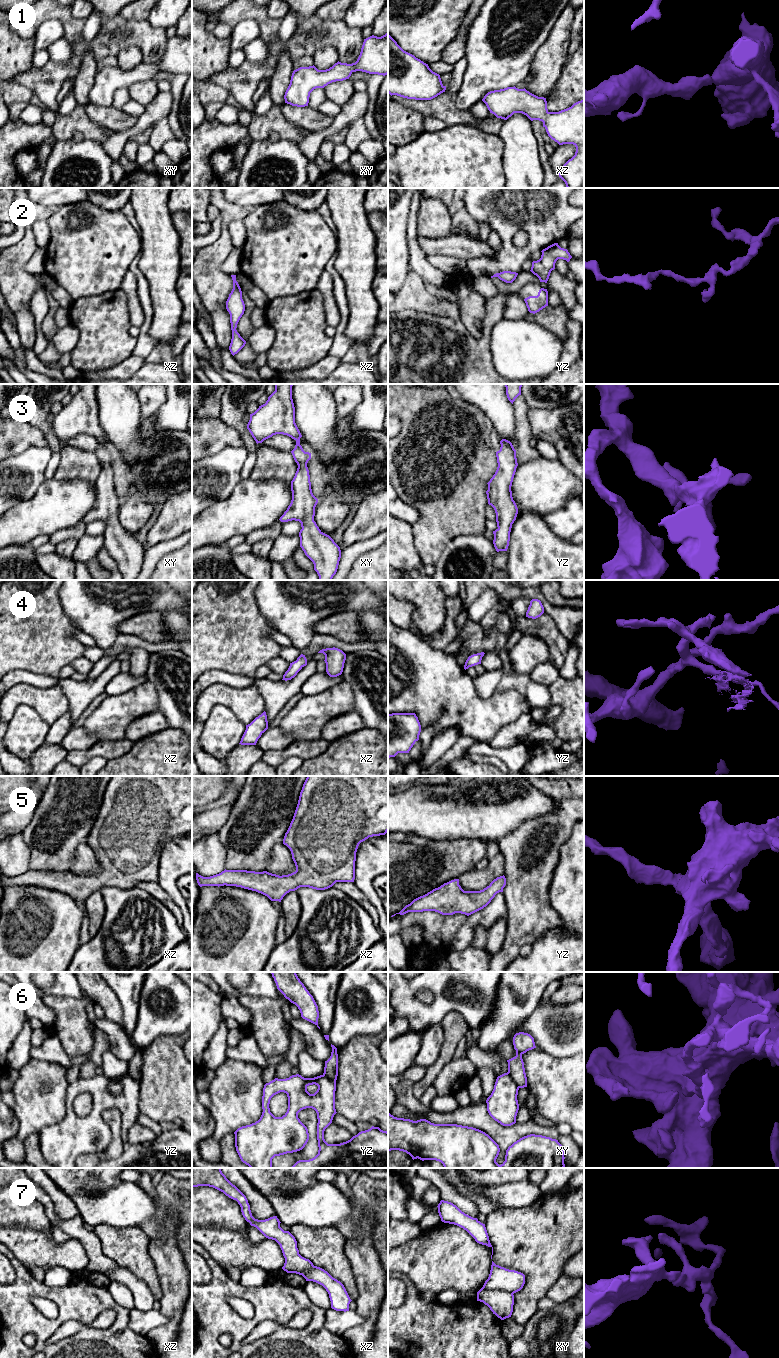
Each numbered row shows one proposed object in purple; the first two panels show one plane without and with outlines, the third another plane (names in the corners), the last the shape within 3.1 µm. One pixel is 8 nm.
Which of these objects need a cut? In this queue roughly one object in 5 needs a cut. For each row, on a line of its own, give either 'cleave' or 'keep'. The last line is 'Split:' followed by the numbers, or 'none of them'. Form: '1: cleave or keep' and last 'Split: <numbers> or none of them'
1: keep
2: keep
3: keep
4: keep
5: keep
6: cleave
7: cleave
Split: 6, 7

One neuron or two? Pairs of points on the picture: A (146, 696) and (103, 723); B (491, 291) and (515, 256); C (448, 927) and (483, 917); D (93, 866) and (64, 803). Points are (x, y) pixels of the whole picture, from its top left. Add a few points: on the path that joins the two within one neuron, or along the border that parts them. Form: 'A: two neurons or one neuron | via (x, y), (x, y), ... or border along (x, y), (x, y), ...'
A: one neuron | via (135, 703), (114, 715)
B: two neurons | border along (490, 276), (478, 275), (473, 277)
C: two neurons | border along (468, 916), (453, 942)
D: two neurons | border along (86, 842), (77, 846), (75, 857), (70, 864)

